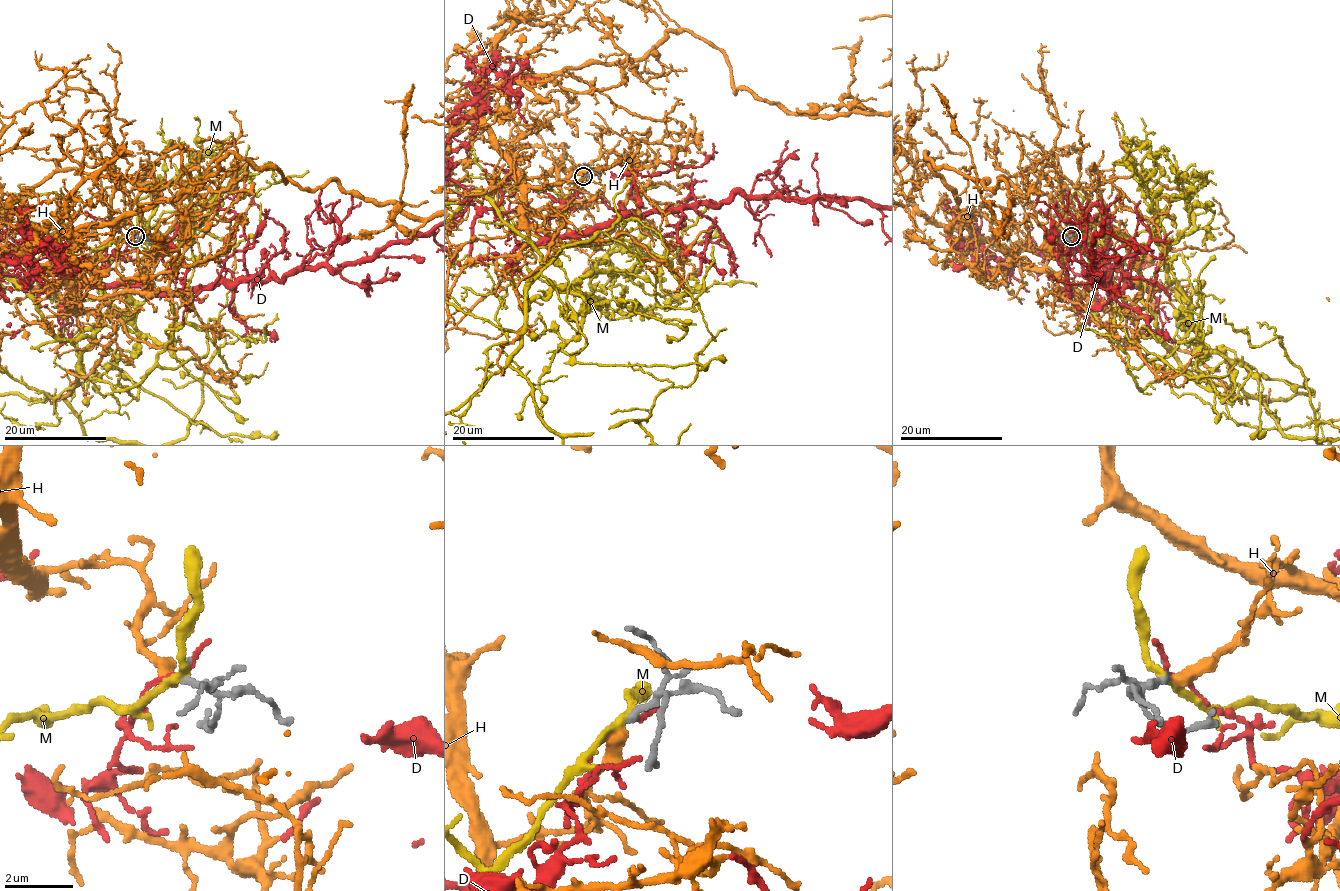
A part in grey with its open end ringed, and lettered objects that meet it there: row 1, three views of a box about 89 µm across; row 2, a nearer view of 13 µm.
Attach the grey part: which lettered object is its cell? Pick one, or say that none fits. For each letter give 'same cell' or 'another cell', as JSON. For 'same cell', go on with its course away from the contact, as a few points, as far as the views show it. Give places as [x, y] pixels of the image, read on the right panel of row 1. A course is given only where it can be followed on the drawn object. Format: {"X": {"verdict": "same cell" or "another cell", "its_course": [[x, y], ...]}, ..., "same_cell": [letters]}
{"D": {"verdict": "another cell"}, "H": {"verdict": "same cell"}, "M": {"verdict": "another cell"}, "same_cell": ["H"]}

